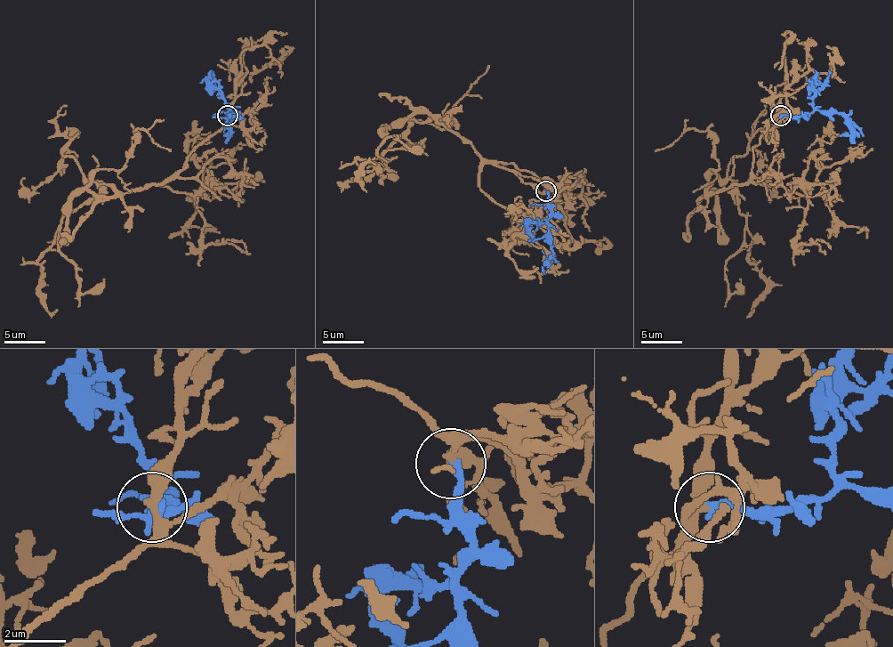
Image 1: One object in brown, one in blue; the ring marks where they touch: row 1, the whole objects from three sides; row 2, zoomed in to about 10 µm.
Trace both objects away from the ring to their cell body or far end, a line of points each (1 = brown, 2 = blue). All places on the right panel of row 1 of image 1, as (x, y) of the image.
1: (781, 115), (752, 149), (752, 176), (707, 189), (711, 174), (734, 184), (765, 280), (754, 309)
2: (781, 115), (801, 117), (816, 110), (834, 110), (842, 117), (855, 143)

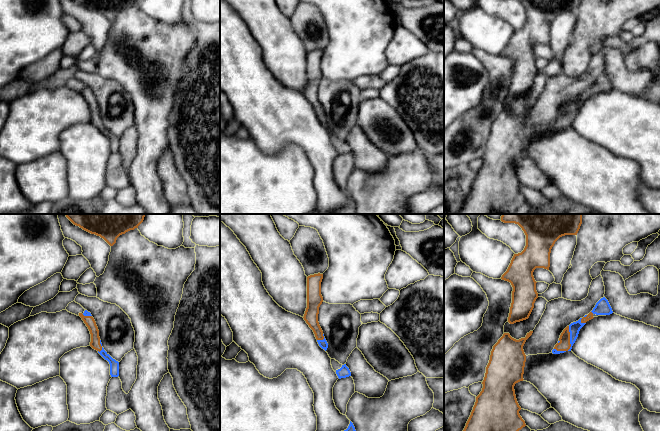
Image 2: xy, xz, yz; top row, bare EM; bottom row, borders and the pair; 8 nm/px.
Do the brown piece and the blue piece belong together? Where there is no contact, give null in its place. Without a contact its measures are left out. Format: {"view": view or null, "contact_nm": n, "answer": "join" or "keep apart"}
{"view": "yz", "contact_nm": 200, "answer": "join"}

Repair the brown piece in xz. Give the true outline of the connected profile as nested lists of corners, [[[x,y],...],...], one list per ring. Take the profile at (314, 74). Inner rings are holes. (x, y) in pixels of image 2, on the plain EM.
[[[320,49],[307,53],[307,84],[303,94],[313,106],[319,122],[326,127],[328,119],[318,98],[319,83],[323,78],[321,71],[322,55],[323,50]]]

